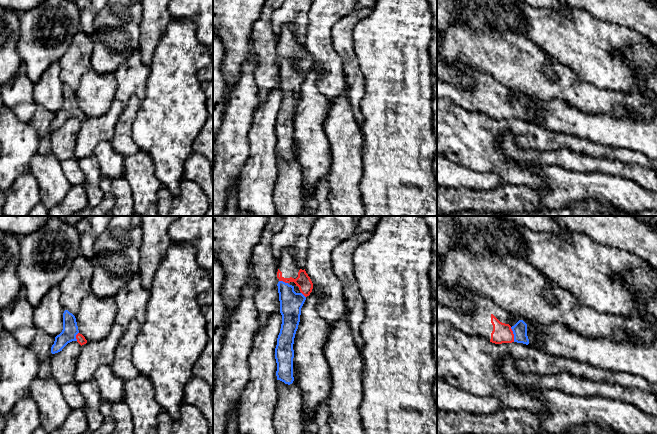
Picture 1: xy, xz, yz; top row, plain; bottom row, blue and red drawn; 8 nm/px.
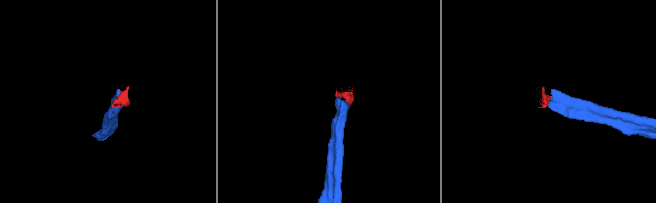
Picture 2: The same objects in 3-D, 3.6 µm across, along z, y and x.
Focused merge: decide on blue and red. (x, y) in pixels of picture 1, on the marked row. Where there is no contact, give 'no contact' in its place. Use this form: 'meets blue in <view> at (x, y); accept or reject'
meets blue in yz at (513, 333); accept

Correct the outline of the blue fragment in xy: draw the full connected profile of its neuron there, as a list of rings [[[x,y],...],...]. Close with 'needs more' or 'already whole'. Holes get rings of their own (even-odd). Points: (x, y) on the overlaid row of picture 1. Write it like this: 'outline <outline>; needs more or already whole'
outline [[[65,310],[63,313],[63,330],[55,337],[51,353],[55,354],[62,351],[72,341],[77,341],[81,346],[87,343],[85,337],[79,333],[75,316],[68,310]]]; needs more

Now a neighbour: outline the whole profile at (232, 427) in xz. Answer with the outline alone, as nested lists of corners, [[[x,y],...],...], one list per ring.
[[[237,407],[229,414],[229,421],[225,434],[238,434],[238,412]]]

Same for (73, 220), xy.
[[[56,216],[61,221],[69,223],[73,226],[75,226],[82,218],[83,216]]]

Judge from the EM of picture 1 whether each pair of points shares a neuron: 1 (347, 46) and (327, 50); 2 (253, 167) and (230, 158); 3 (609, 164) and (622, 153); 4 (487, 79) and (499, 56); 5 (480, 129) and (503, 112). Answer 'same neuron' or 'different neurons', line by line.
1: different neurons
2: different neurons
3: different neurons
4: different neurons
5: different neurons

